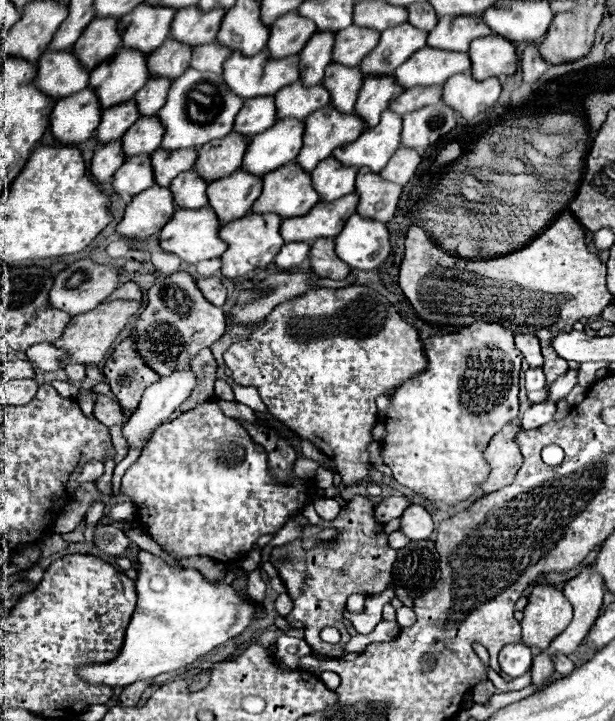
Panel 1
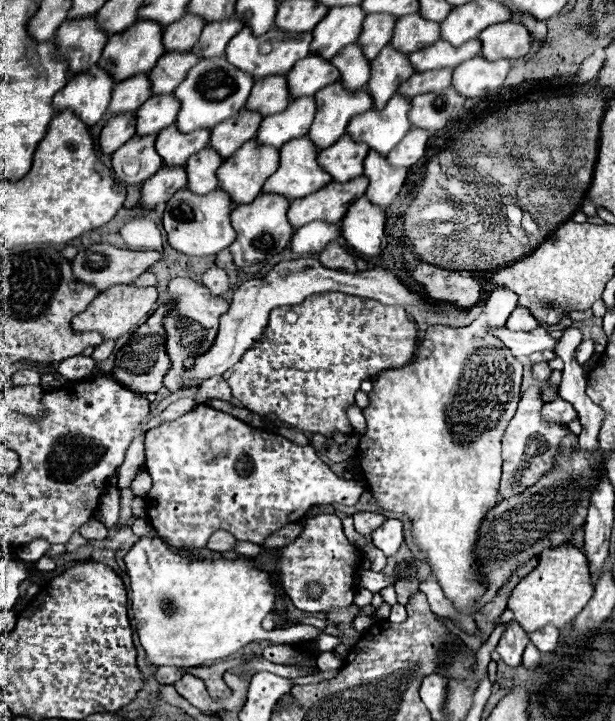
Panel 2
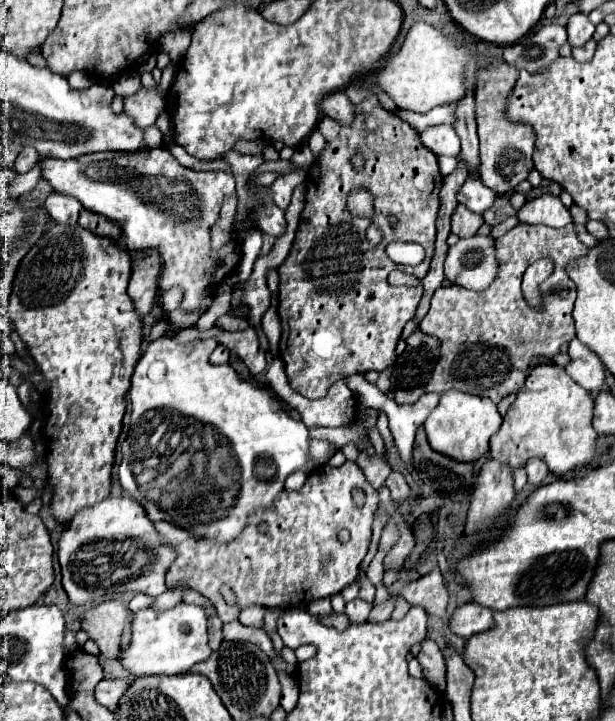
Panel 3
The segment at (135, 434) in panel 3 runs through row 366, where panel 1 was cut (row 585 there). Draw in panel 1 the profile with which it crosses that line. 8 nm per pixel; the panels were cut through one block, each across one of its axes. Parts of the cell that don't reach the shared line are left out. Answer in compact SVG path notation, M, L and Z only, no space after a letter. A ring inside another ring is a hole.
M144 550L138 552L138 564L138 604L128 624L122 652L108 664L82 666L80 676L86 682L116 688L164 672L174 672L192 664L226 640L242 634L254 618L254 604L240 598L232 587L237 577L234 572L227 572L222 580L210 582L198 570L168 564L160 556Z

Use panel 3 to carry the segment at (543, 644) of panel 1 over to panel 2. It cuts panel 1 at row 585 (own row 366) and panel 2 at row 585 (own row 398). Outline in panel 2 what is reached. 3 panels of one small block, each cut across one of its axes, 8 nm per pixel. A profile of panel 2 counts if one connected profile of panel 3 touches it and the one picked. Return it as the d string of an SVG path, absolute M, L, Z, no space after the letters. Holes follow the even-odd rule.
M564 544L556 548L548 548L538 556L536 568L524 576L508 598L508 610L514 612L514 620L528 632L536 632L546 624L554 624L556 628L568 626L576 614L588 604L594 594L594 584L590 580L588 560L580 548L574 544Z

